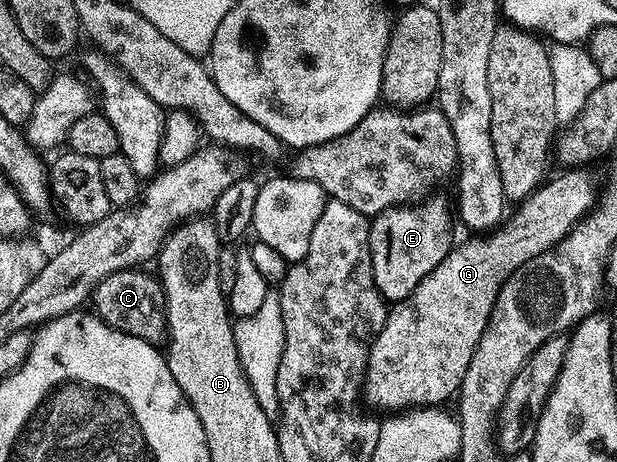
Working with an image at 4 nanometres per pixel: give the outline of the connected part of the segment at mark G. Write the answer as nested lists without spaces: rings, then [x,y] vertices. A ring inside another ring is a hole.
[[[565,170],[554,180],[546,179],[518,205],[513,221],[511,216],[508,223],[498,227],[488,238],[473,238],[477,240],[458,243],[450,248],[447,258],[443,258],[443,262],[439,262],[439,266],[435,266],[435,270],[431,270],[431,274],[415,286],[406,300],[398,300],[389,308],[383,330],[369,348],[369,369],[365,372],[363,389],[368,401],[370,398],[381,408],[393,408],[389,410],[405,410],[410,406],[441,406],[446,403],[444,400],[452,396],[454,399],[460,393],[463,374],[467,374],[467,366],[471,366],[471,354],[475,354],[475,346],[479,346],[479,338],[493,312],[501,285],[516,268],[545,249],[553,248],[593,211],[593,180],[585,172],[588,171]]]

